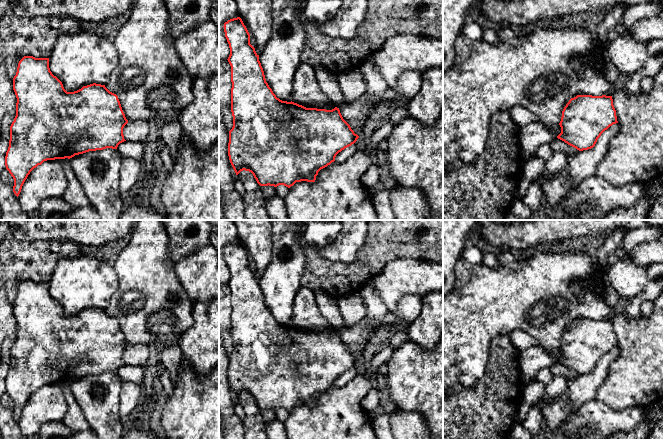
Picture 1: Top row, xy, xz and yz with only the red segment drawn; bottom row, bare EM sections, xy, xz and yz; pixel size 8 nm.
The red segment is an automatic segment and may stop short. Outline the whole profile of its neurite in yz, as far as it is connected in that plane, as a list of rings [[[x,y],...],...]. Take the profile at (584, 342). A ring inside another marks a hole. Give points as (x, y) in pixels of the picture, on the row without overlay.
[[[577,319],[562,335],[558,363],[579,375],[595,370],[601,358],[618,347],[612,320]]]

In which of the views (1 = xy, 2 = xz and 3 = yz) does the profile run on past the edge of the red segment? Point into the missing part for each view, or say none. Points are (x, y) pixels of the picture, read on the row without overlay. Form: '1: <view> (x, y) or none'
1: none
2: none
3: none

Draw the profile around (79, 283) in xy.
[[[82,254],[61,258],[49,281],[49,292],[67,316],[93,307],[106,309],[119,286],[114,268]]]

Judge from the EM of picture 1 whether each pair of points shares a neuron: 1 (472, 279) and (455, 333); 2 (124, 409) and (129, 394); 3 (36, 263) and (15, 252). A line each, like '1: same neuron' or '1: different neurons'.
1: same neuron
2: same neuron
3: same neuron

